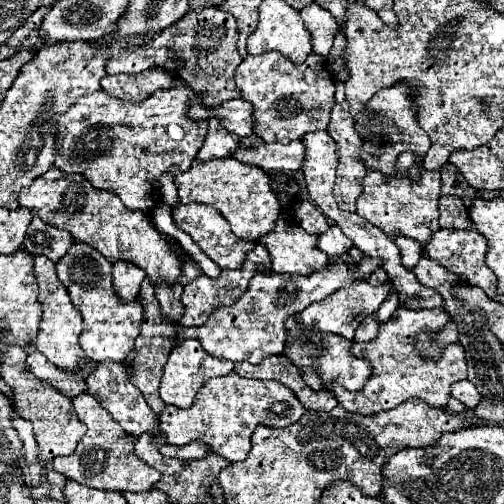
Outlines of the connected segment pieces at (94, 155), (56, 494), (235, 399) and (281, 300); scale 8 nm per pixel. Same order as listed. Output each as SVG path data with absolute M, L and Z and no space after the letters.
M174 74L176 86L170 90L156 90L148 100L133 103L114 98L104 90L96 90L90 96L84 96L76 100L76 104L70 106L70 110L60 116L60 126L56 134L56 158L54 166L66 174L82 174L94 188L98 190L110 190L114 192L128 210L144 210L150 212L160 202L160 188L158 178L162 172L180 174L190 170L190 162L200 152L208 122L194 122L188 118L188 104L200 102L196 98L194 90L188 90L184 82Z
M48 462L48 482L52 482L52 492L50 492L50 496L56 498L56 500L64 500L62 488L64 488L66 478L64 478L62 474L56 474L56 472L52 470L52 464L50 464L50 462Z
M230 372L208 380L196 394L190 408L180 410L176 406L166 406L160 416L160 430L170 444L184 446L194 440L202 440L226 460L236 462L248 456L250 436L256 426L284 428L288 424L296 424L304 412L304 406L296 402L296 396L284 384L272 380L246 380L238 378L236 372Z
M362 256L362 260L356 264L336 258L336 262L330 262L326 268L322 268L310 276L256 272L248 284L248 290L234 304L218 306L202 326L184 328L172 340L174 340L174 344L178 344L186 338L196 338L208 354L212 354L220 360L232 360L232 362L246 360L250 364L260 364L268 356L282 354L284 342L286 342L284 322L288 316L302 312L306 306L324 300L332 292L346 288L352 282L368 280L368 276L380 264L382 264L380 258Z

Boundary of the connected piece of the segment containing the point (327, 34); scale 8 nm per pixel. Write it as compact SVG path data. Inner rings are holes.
M312 2L310 6L306 6L302 10L302 18L306 28L312 34L312 46L314 46L314 54L328 58L330 48L334 44L334 36L338 30L338 24L334 20L332 14L328 14L328 10L324 10L322 6L318 6L316 2Z

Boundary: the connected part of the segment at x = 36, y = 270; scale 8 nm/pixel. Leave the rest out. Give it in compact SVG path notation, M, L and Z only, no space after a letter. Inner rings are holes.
M44 255L34 256L33 273L38 280L40 286L40 296L38 300L44 306L42 318L40 318L40 332L36 338L36 348L60 370L68 372L68 374L76 374L86 366L86 354L78 344L78 336L82 332L82 316L80 312L72 306L68 292L64 290L64 286L60 284L60 280L56 278L56 268L54 262L50 262Z

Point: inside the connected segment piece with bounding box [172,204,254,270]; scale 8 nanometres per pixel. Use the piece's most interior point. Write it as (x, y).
(210, 231)

